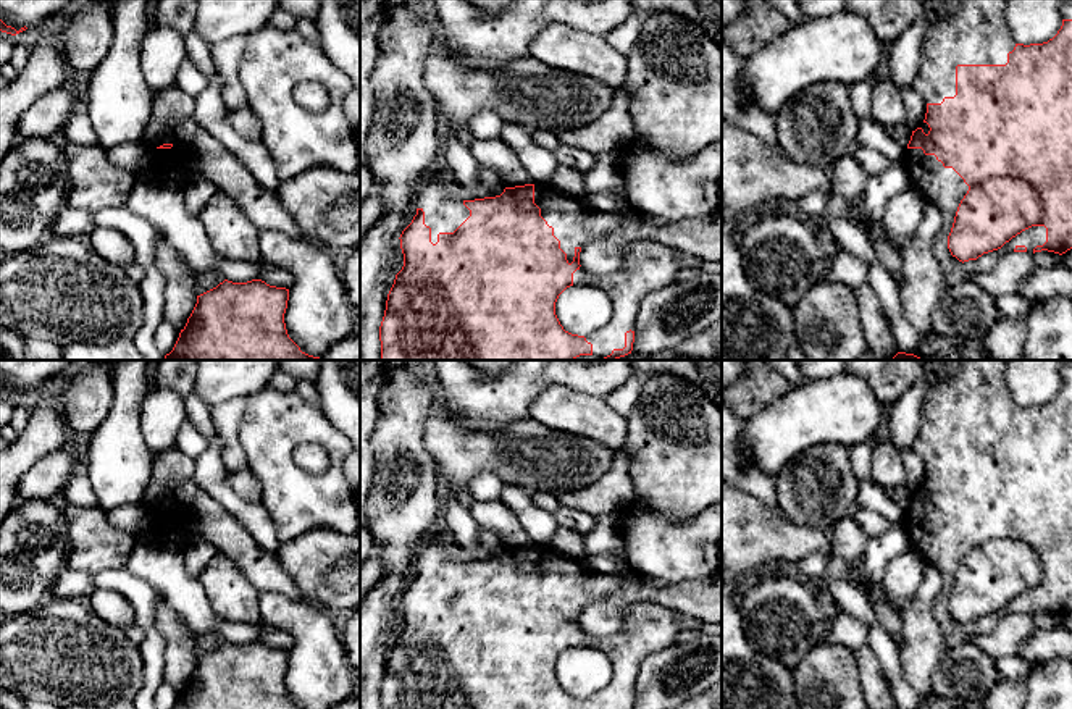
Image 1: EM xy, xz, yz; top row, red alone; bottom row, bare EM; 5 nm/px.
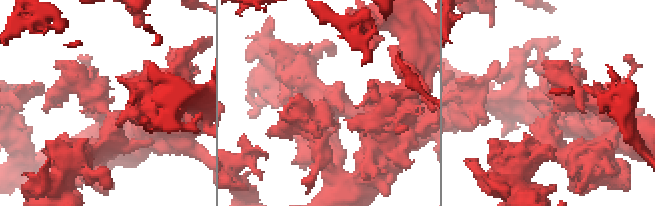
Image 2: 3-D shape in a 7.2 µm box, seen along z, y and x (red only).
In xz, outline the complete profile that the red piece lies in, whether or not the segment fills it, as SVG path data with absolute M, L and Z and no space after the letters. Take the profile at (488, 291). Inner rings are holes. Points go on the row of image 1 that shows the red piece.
M439 163L415 197L417 215L399 237L404 266L387 294L379 326L379 360L575 360L580 355L617 360L633 350L636 313L643 299L675 283L681 270L699 268L704 262L680 249L641 239L626 249L617 271L591 275L580 265L581 247L613 233L620 226L620 215L586 207L546 182L505 187L496 197L457 200L444 192L450 181L452 171ZM578 284L599 287L612 302L610 320L586 338L565 331L555 315L559 296Z

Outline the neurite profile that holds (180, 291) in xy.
M165 237L157 245L155 262L166 279L163 318L174 328L184 329L197 304L195 275Z

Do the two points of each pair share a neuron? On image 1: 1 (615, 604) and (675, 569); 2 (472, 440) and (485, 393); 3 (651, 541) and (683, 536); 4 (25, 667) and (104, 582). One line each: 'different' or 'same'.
1: different
2: different
3: same
4: different

